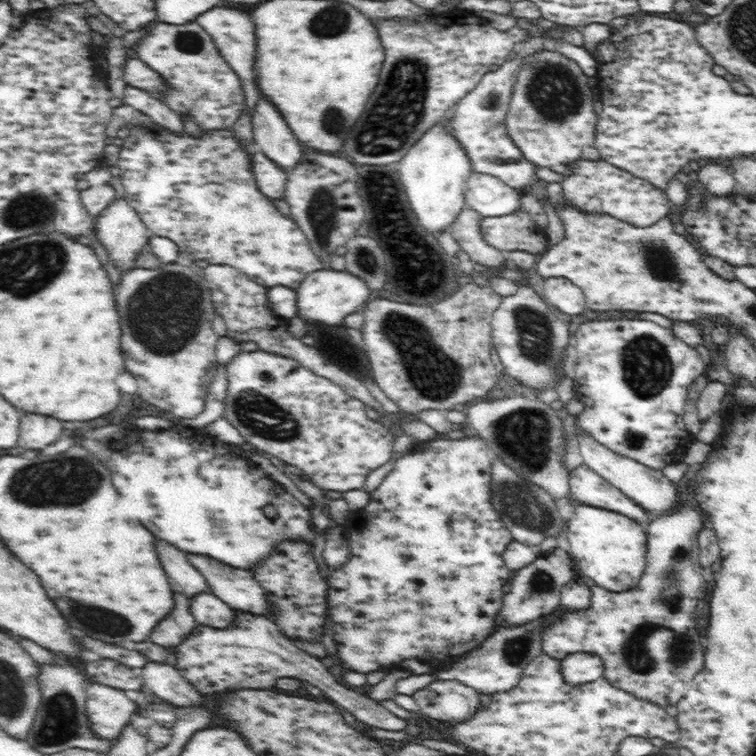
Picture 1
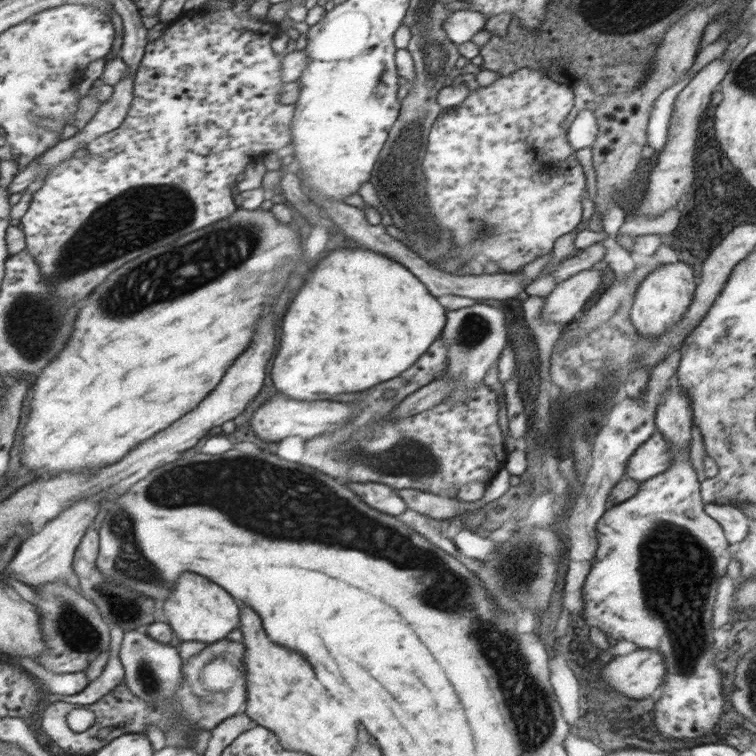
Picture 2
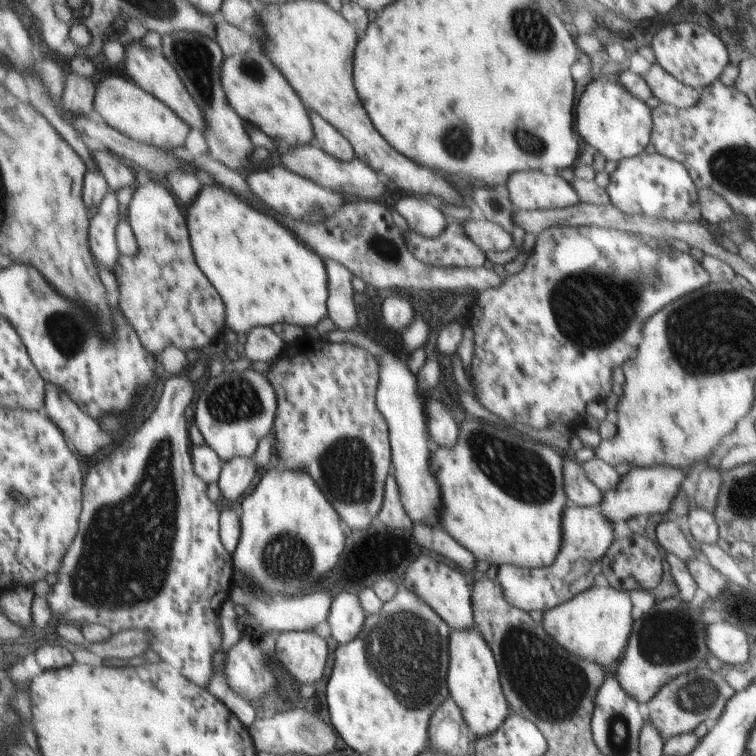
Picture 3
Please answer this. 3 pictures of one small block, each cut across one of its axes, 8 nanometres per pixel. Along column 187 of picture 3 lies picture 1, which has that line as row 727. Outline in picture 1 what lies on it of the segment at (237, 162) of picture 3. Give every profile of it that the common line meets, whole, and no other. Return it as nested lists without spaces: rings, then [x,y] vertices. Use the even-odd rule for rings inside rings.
[[[64,661],[40,665],[37,683],[41,692],[41,703],[34,724],[26,736],[26,742],[44,755],[58,753],[74,747],[98,751],[98,753],[104,751],[108,754],[110,752],[110,747],[115,739],[102,740],[89,727],[88,714],[85,712],[85,704],[87,703],[86,683],[84,683],[84,676],[76,667]]]

